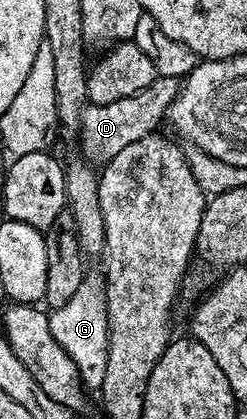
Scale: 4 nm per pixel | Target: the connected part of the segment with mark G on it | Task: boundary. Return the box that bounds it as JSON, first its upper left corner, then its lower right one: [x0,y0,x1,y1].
[49,275,109,389]

